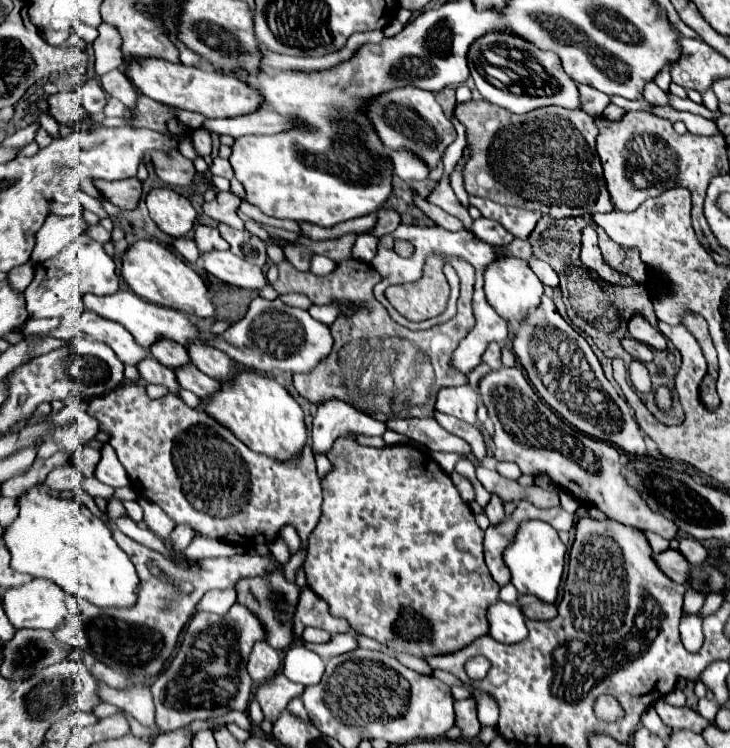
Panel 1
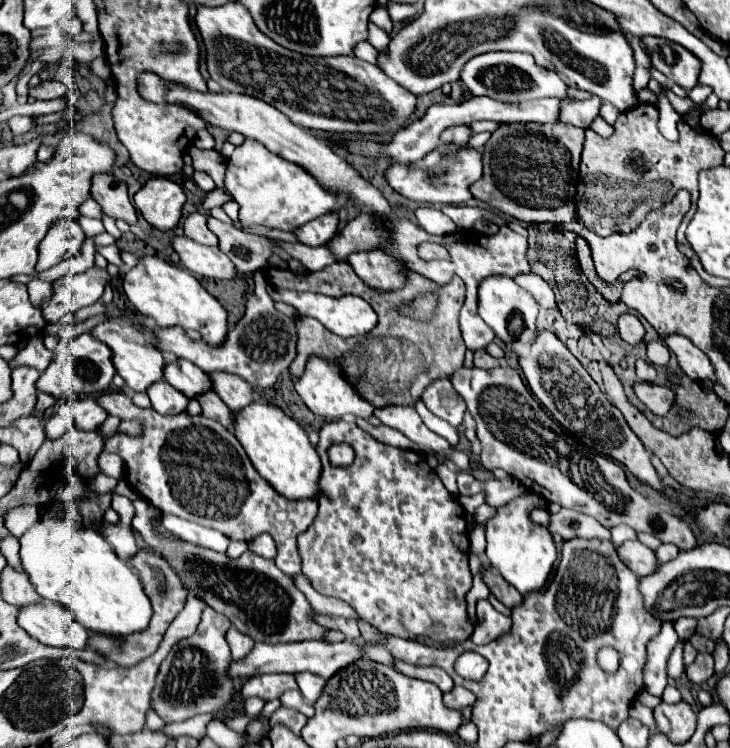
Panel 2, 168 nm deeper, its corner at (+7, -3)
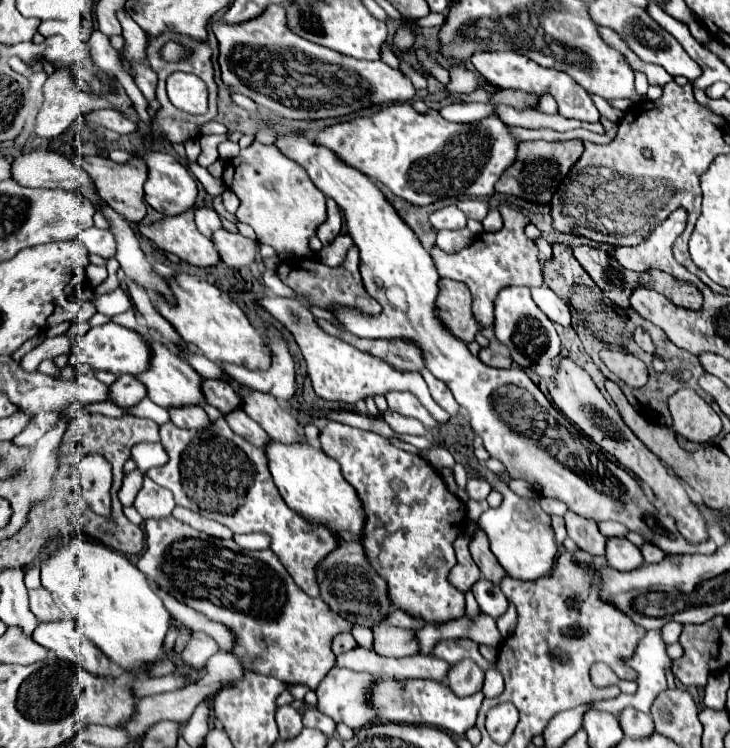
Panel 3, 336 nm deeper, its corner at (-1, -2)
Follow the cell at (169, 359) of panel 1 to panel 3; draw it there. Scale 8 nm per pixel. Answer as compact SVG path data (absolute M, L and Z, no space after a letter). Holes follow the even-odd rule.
M202 380L202 394L210 406L216 406L222 414L232 412L240 406L240 398L228 380Z

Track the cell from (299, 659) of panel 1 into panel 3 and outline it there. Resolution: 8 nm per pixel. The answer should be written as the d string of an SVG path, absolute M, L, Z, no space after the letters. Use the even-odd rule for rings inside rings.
M334 666L334 670L330 670L330 674L326 674L326 678L318 684L316 694L318 694L318 710L326 716L330 716L336 724L346 724L350 728L360 730L364 724L372 722L374 718L374 710L370 710L366 706L366 694L370 694L370 686L374 682L382 680L382 676L374 676L374 674L366 674L366 672L354 672L348 668L338 668Z

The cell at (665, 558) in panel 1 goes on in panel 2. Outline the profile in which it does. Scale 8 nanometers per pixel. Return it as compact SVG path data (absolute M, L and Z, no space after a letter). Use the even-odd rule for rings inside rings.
M626 541L620 547L616 547L618 557L630 567L636 575L650 575L656 571L658 561L654 557L654 551L644 547L640 541Z

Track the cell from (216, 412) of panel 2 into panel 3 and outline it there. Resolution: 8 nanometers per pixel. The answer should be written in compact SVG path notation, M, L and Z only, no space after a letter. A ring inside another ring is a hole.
M238 408L238 410L232 410L232 412L234 412L234 414L226 414L226 416L224 416L226 422L228 422L228 426L230 426L236 434L240 434L242 438L246 438L250 444L262 448L262 446L268 442L268 434L266 434L252 418L248 418L240 408Z

